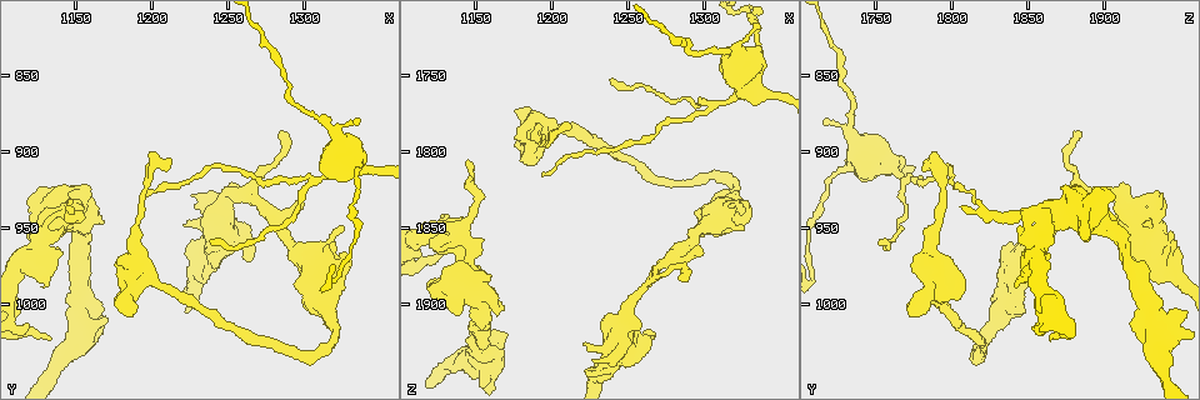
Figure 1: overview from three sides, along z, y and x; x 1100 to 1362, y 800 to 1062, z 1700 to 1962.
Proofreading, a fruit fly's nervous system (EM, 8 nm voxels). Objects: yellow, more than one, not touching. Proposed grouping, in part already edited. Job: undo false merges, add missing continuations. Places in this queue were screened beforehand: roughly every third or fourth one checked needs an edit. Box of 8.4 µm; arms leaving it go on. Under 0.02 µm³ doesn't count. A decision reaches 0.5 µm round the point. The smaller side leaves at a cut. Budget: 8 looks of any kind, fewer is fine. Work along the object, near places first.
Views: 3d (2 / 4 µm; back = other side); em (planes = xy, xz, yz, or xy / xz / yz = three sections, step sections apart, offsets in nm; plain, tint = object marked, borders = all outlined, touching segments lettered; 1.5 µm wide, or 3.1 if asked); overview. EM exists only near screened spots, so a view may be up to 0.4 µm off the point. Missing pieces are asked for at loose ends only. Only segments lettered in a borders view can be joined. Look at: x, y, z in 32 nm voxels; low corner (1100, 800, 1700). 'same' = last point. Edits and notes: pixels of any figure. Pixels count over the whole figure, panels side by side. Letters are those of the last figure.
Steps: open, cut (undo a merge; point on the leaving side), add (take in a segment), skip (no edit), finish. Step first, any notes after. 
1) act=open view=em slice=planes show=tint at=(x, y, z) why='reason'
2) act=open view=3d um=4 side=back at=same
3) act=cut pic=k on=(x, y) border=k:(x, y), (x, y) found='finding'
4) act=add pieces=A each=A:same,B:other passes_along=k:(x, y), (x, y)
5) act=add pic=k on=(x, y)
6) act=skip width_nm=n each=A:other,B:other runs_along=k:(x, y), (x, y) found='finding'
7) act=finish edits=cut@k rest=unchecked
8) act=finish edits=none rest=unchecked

act=open view=3d um=2 at=(1144, 934, 1806) why='tapers out'

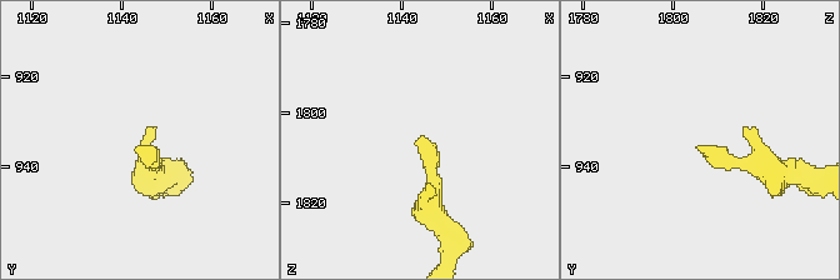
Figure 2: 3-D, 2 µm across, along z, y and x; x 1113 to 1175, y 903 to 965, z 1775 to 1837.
act=open view=em slice=planes show=plain at=(1144, 935, 1806)

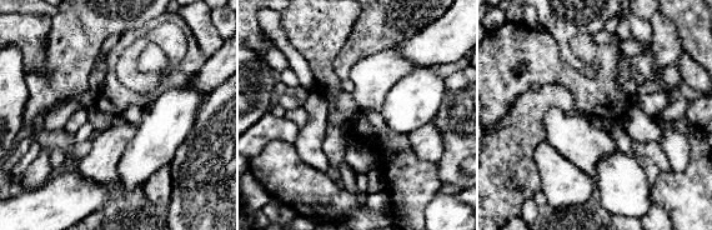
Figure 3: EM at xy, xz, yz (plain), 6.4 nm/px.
act=open view=em slice=planes show=borders at=same

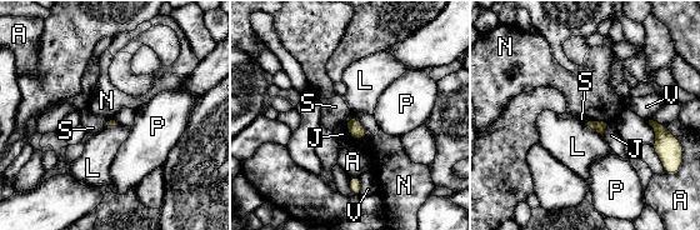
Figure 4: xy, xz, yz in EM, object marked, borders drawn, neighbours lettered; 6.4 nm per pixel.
act=skip each=A:other,J:other,L:other,N:other,P:other,S:other,V:other border=4:(345, 123), (358, 141), (365, 136) found='no lettered segment goes on from it'

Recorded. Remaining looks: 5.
act=open view=em slice=planes show=borders at=(1314, 882, 1734) why='sudden change in width'

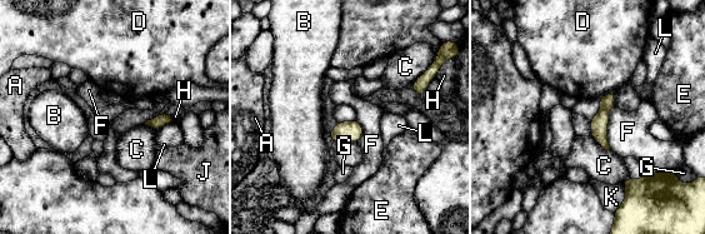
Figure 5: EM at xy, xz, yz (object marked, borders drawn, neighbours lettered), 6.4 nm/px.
act=skip width_nm=110 each=A:other,B:other,C:other,D:other,E:other,F:other,G:other,H:other,J:other,K:other,L:other runs_along=5:(611, 95), (601, 116), (605, 145) found='continuous, no second neuron'

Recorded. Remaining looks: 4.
act=open view=em slice=yz step=8 show=borders at=(1324, 948, 1850) why='branch stops here'

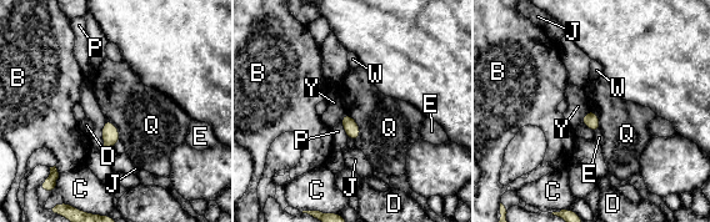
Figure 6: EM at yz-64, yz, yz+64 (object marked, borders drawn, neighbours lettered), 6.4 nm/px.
act=skip each=B:other,C:other,D:other,E:other,J:other,P:other,Q:other,W:other,Y:other border=6:(346, 111), (359, 126), (361, 136) found='none of them fits'

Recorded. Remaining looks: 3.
act=finish edits=none rest=unchecked

